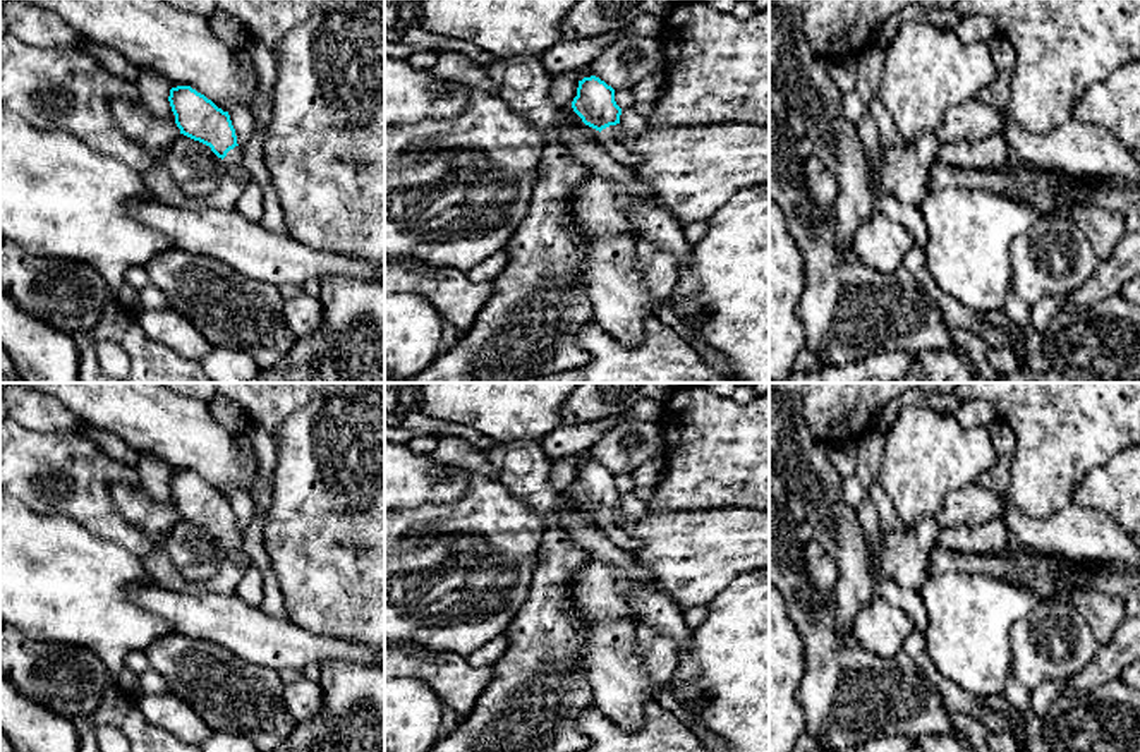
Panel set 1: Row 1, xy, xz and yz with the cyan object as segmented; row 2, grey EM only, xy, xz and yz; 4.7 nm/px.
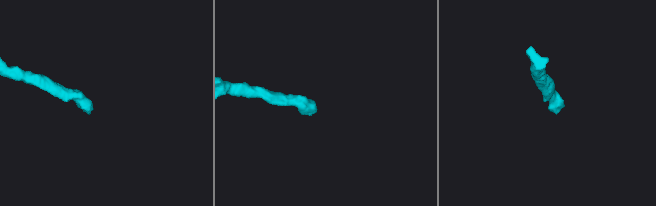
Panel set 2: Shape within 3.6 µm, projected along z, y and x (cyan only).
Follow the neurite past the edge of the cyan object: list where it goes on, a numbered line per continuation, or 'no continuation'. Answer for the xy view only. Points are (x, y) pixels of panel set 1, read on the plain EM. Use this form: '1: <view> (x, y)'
1: xy (234, 541)

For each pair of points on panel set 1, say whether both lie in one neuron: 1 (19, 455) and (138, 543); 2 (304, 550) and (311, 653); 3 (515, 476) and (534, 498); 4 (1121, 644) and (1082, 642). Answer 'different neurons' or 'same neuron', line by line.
1: same neuron
2: different neurons
3: same neuron
4: different neurons

